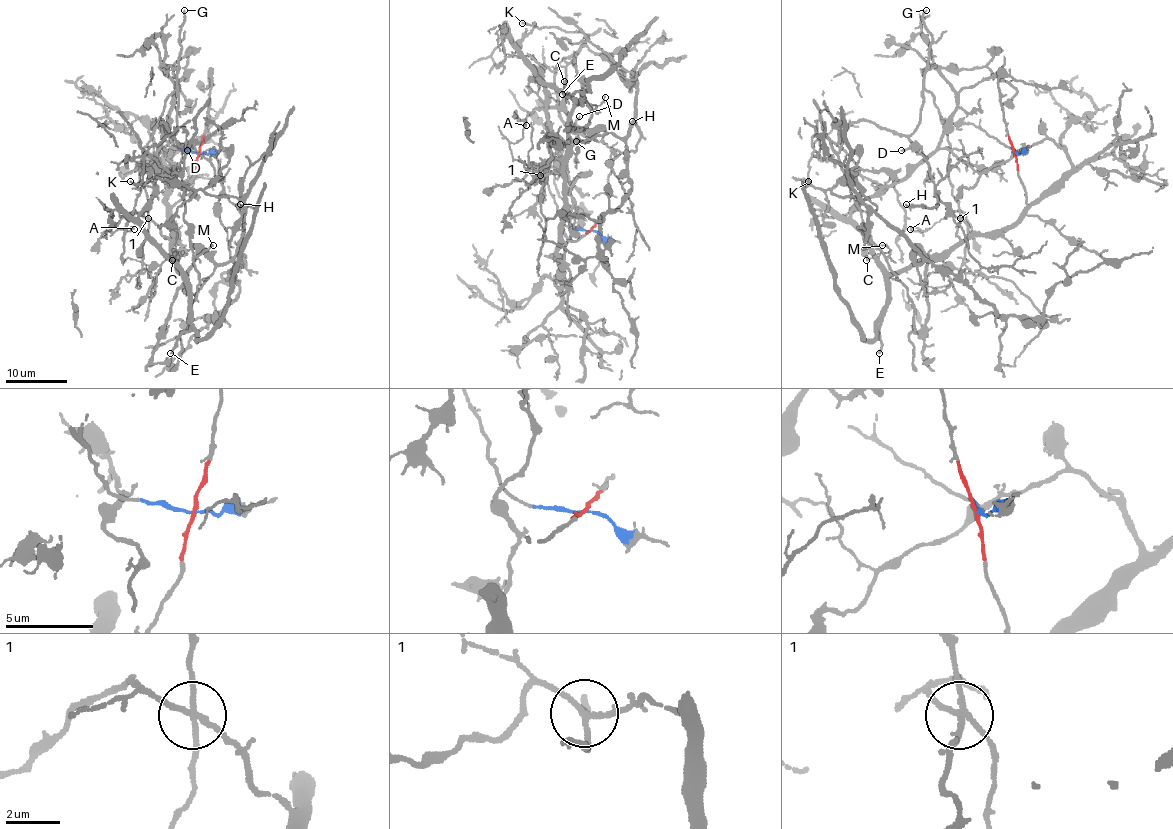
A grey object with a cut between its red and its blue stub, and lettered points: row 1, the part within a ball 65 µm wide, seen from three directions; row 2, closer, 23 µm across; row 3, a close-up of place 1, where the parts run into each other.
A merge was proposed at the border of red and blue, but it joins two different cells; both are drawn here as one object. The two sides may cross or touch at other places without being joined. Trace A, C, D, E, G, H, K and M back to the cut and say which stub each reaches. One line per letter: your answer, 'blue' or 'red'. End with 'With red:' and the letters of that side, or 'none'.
A: red
C: red
D: blue
E: red
G: blue
H: blue
K: blue
M: blue
With red: A, C, E

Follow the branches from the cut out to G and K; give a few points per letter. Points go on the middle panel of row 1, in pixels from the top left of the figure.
G: (591, 230), (574, 230), (560, 219), (548, 188), (550, 159), (568, 139), (571, 147), (576, 141)
K: (591, 230), (564, 222), (547, 181), (550, 159), (570, 138), (554, 72), (588, 38), (522, 23)

